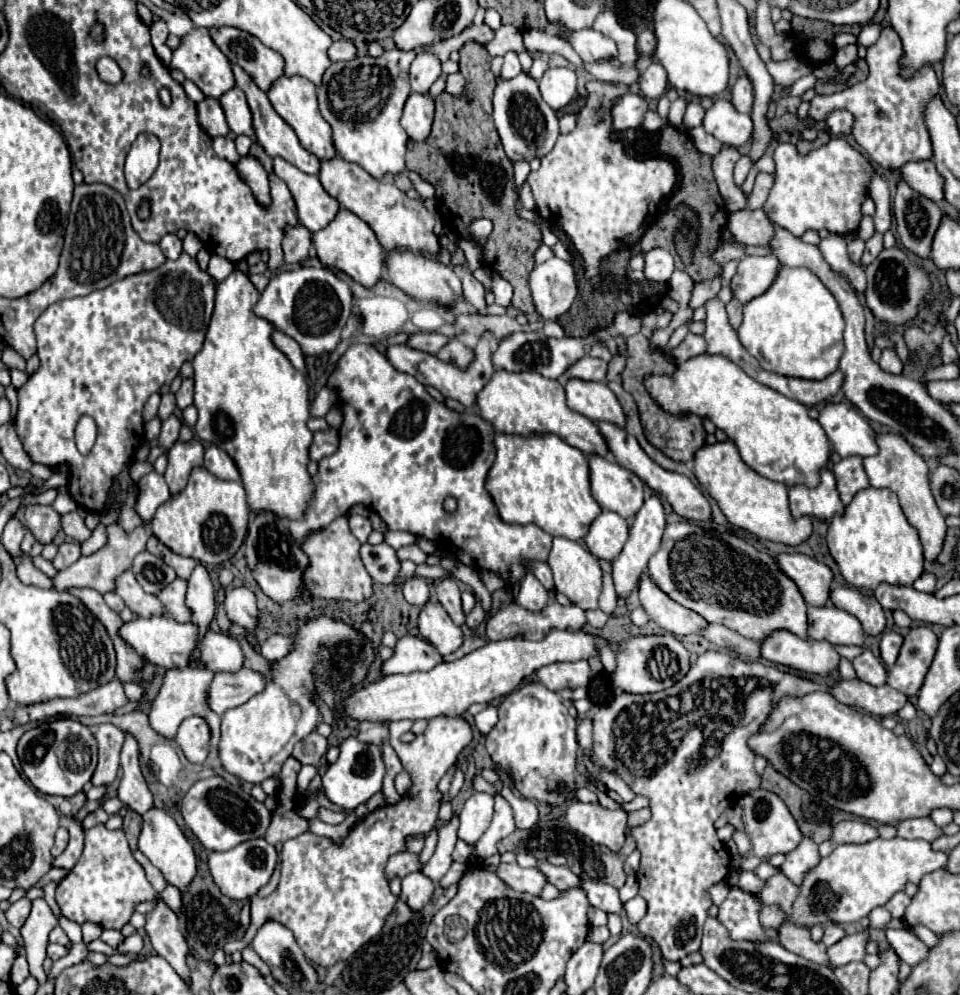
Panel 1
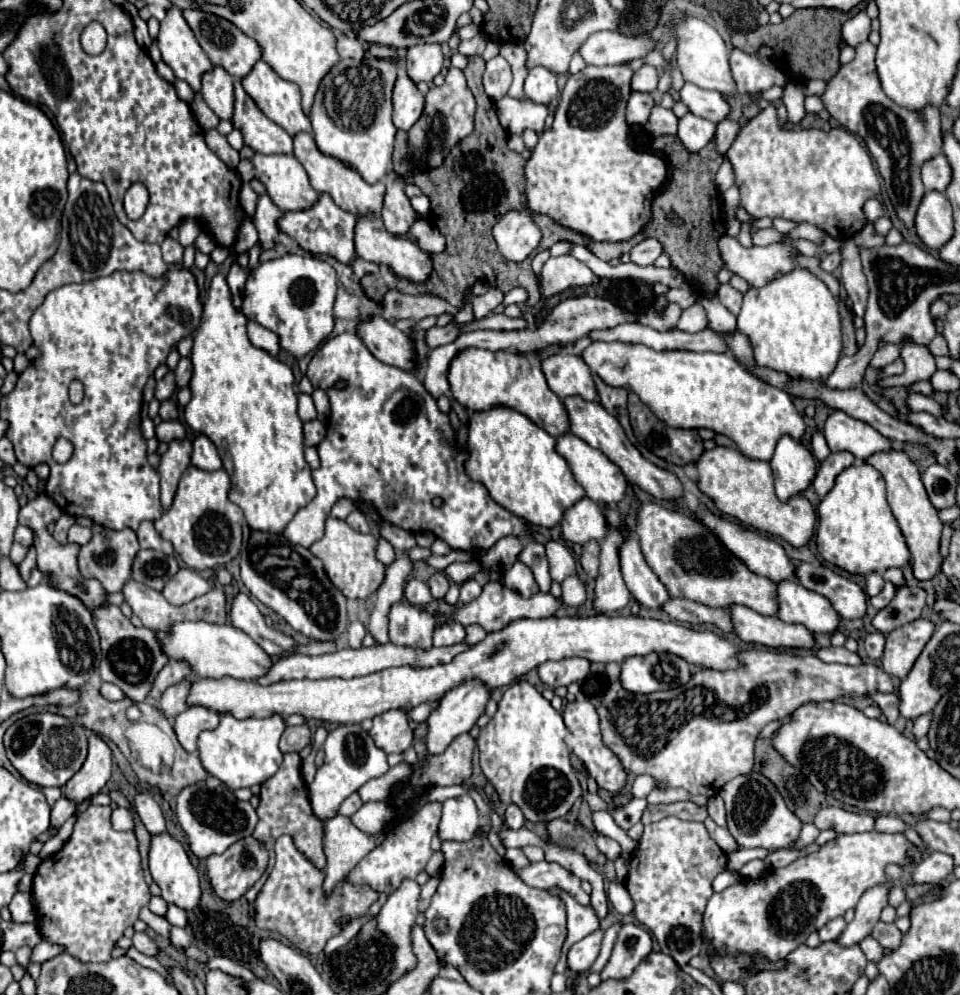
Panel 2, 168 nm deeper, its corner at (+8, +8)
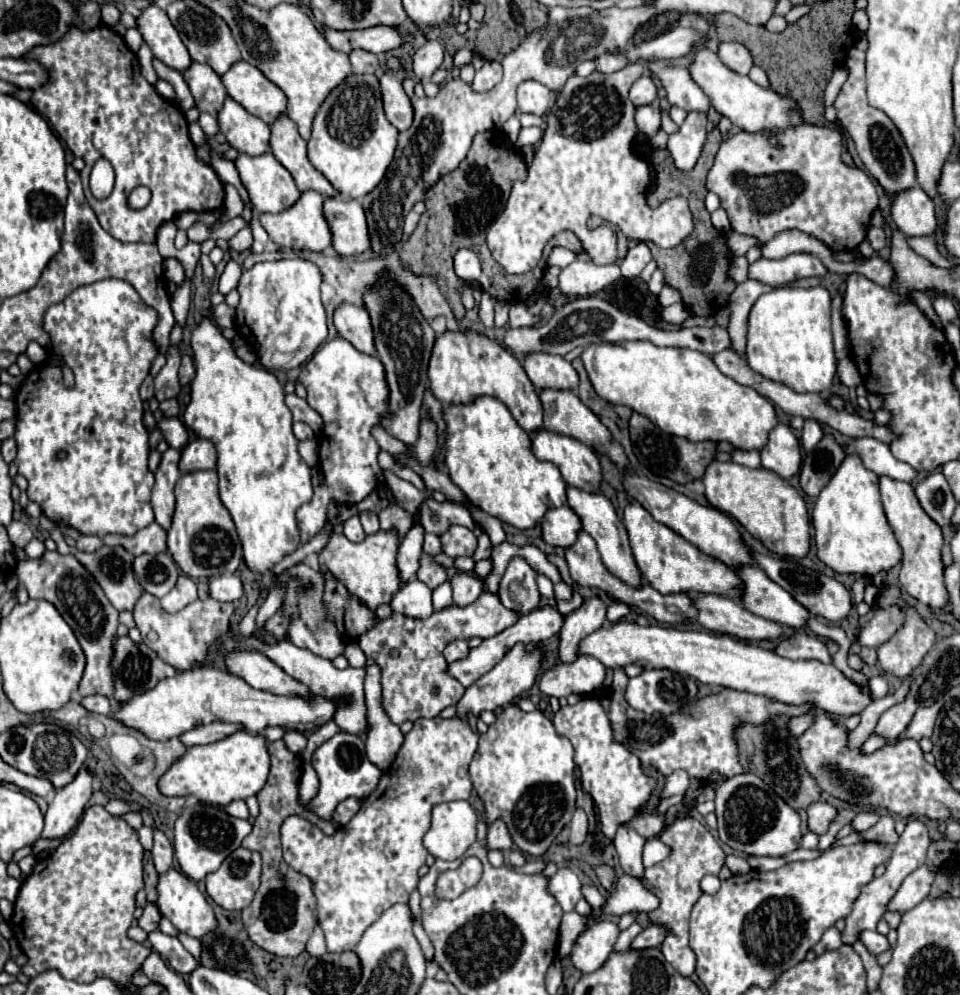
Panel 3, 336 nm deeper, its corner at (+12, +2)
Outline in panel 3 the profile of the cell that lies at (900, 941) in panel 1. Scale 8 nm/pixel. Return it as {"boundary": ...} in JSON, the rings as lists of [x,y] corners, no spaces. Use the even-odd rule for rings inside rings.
{"boundary":[[[861,932],[859,934],[859,940],[865,944],[865,948],[871,952],[871,954],[881,954],[885,950],[889,950],[889,942],[885,936],[881,936],[879,932]]]}

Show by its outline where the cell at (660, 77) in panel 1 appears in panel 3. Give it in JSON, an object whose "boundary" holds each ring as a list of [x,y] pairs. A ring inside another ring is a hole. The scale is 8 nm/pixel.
{"boundary":[[[643,74],[643,76],[631,86],[629,98],[631,98],[631,102],[633,102],[637,108],[639,108],[639,106],[645,106],[645,104],[653,104],[655,98],[657,98],[657,88],[655,88],[653,78],[649,78],[649,74]]]}

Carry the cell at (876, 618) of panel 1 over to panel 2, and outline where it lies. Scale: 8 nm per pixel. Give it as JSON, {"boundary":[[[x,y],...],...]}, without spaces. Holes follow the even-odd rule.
{"boundary":[[[799,562],[795,574],[801,586],[829,598],[841,618],[857,620],[865,616],[867,596],[857,582],[839,576],[831,568],[821,566],[821,564],[813,566],[813,564]]]}

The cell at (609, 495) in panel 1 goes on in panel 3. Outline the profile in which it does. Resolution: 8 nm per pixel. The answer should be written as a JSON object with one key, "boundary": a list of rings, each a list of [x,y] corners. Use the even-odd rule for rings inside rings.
{"boundary":[[[541,428],[531,434],[531,450],[539,460],[553,462],[569,486],[599,492],[601,466],[589,446],[571,436]]]}

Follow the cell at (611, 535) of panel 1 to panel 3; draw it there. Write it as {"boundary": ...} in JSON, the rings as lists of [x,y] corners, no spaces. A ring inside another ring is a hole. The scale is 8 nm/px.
{"boundary":[[[569,506],[549,508],[541,518],[541,538],[551,546],[569,548],[573,538],[577,538],[577,530],[581,530],[581,522],[577,522],[577,514],[569,510]]]}

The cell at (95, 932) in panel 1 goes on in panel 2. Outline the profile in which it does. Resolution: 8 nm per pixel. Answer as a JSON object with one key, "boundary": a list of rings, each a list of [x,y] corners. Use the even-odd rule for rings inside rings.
{"boundary":[[[42,941],[37,946],[32,949],[31,963],[40,963],[55,957],[56,955],[62,953],[63,947],[50,943],[48,941]]]}

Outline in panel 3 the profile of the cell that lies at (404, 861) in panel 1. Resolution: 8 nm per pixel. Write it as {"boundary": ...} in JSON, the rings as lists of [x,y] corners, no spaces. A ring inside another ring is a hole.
{"boundary":[[[419,718],[413,722],[413,730],[405,734],[403,746],[397,752],[395,762],[383,772],[379,786],[361,802],[361,810],[333,836],[323,834],[321,828],[313,826],[309,820],[299,816],[289,816],[281,824],[281,846],[285,862],[305,874],[313,884],[313,894],[317,898],[317,918],[327,940],[327,952],[347,952],[355,950],[361,934],[371,926],[387,908],[395,904],[409,904],[411,892],[419,882],[419,868],[425,864],[427,850],[421,840],[431,826],[431,808],[437,802],[465,800],[471,796],[469,762],[477,750],[477,732],[473,732],[463,718]]]}

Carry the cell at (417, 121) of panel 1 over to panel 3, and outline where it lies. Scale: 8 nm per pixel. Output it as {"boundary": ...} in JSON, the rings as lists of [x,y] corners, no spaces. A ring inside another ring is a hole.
{"boundary":[[[381,74],[379,78],[381,84],[381,96],[383,96],[383,108],[387,120],[399,130],[407,130],[413,122],[413,108],[411,100],[407,98],[401,80],[395,74]]]}

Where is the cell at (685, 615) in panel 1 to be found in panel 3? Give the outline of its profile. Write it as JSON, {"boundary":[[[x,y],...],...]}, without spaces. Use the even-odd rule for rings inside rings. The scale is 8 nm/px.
{"boundary":[[[567,486],[567,506],[579,516],[581,528],[597,542],[607,570],[611,574],[615,574],[617,578],[621,578],[623,582],[629,582],[629,586],[641,586],[641,574],[639,574],[639,568],[631,554],[627,530],[625,530],[623,522],[619,520],[619,516],[615,514],[613,504],[601,492],[585,492],[585,490]]]}

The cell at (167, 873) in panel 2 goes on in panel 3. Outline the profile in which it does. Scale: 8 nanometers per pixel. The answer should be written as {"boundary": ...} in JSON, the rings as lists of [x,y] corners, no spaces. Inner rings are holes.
{"boundary":[[[171,868],[167,874],[161,874],[157,892],[159,892],[161,914],[165,918],[169,918],[171,924],[179,932],[183,932],[187,936],[193,936],[193,938],[203,938],[205,934],[217,930],[217,918],[215,918],[215,912],[213,912],[211,904],[207,904],[207,898],[199,892],[197,884],[193,880],[185,878],[185,874],[175,872],[175,868]]]}

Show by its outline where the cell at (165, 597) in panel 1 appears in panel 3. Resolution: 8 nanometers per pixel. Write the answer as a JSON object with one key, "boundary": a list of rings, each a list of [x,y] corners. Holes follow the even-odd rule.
{"boundary":[[[181,574],[179,580],[177,580],[177,586],[161,598],[161,606],[167,610],[167,612],[179,612],[181,608],[185,608],[187,604],[195,602],[197,600],[197,584],[193,578]]]}

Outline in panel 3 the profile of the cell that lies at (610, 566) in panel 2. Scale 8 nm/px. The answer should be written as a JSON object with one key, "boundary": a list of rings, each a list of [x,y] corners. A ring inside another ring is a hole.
{"boundary":[[[599,598],[587,600],[579,610],[567,616],[559,632],[559,660],[571,664],[579,656],[579,642],[605,624],[605,604]]]}

